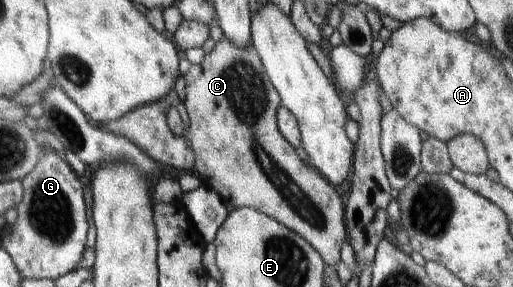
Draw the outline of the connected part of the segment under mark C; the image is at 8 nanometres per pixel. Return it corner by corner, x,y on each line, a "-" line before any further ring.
222,37
215,42
212,52
209,52
202,62
198,65
191,65
190,70
188,70
186,74
183,74
183,76
184,80
186,80
186,95
184,103
189,118
188,130
184,130
180,116
175,109
169,110
169,113
167,114
167,123
172,129
172,132
175,132
176,136
186,136
186,140
190,142
192,152
194,152
194,166
198,171
202,184
211,188
213,191
216,191
222,197
225,205
228,206
228,204
230,204
234,210
244,207
254,208
256,212
261,212
262,214
268,216
268,218
277,220
280,224
282,224
282,226
286,226
288,230
296,232
296,234
302,236
306,242
309,242
314,247
314,250
320,254
322,260
326,263
326,266
336,267
341,261
340,248
342,248
342,244
347,241
348,237
344,216
345,207
342,203
342,198
332,187
333,184
330,184
312,166
301,160
298,155
296,155
296,152
294,151
295,148
284,138
284,136
282,136
282,134
280,134
280,130
278,130
278,126
276,124
276,113
281,107
281,98
272,82
270,82
270,78
266,74
266,70
260,60
260,57
258,56
258,53
252,45
252,42
248,42
248,46
244,46
244,48
242,48
242,46
236,46
234,42
230,42
228,38

